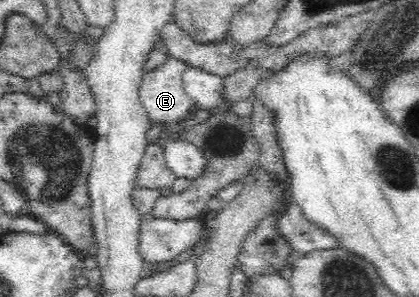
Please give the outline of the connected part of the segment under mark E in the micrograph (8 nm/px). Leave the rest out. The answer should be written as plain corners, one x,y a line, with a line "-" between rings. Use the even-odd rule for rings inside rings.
168,56
156,69
144,73
139,100
147,118
156,123
176,123
193,111
193,99
186,93
183,71
186,63

